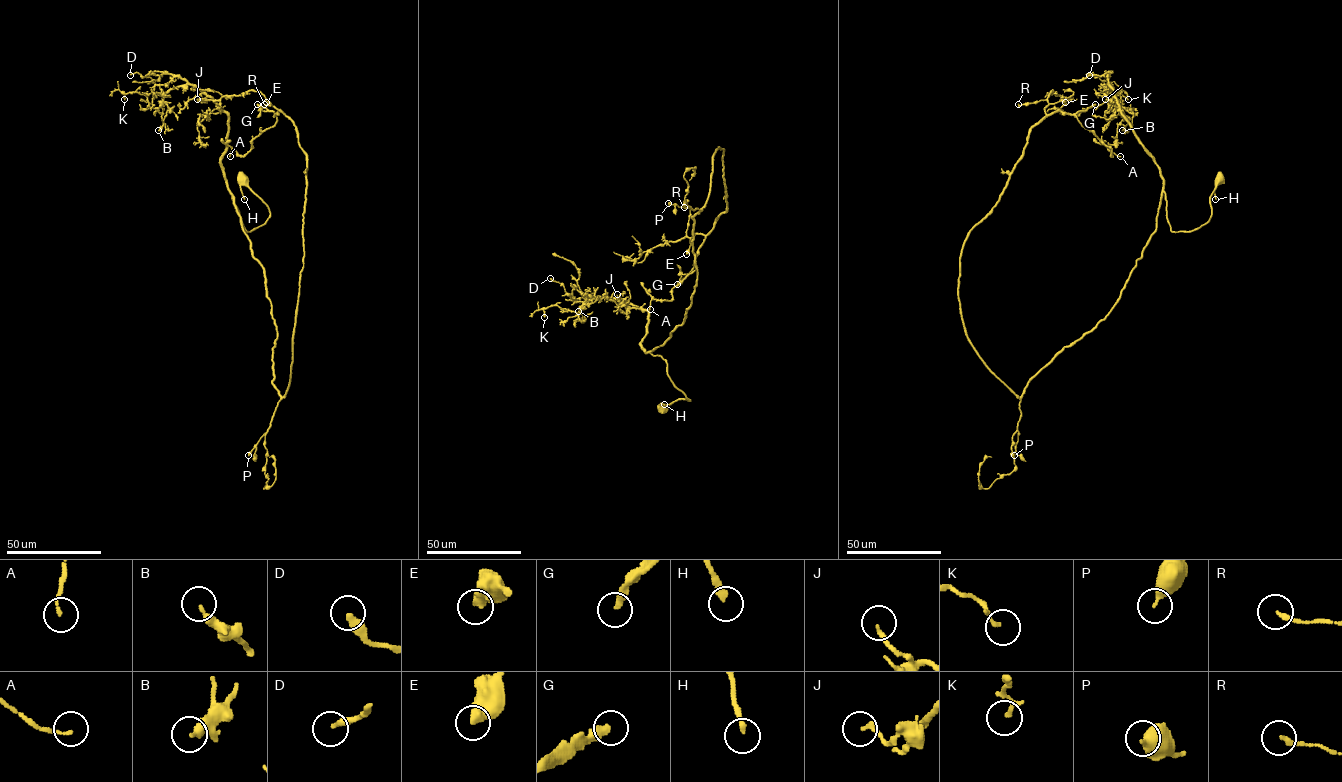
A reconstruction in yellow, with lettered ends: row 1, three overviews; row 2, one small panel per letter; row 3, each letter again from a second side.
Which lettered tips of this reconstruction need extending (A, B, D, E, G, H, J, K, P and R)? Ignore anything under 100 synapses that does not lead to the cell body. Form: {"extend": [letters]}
{"extend": ["G"]}

